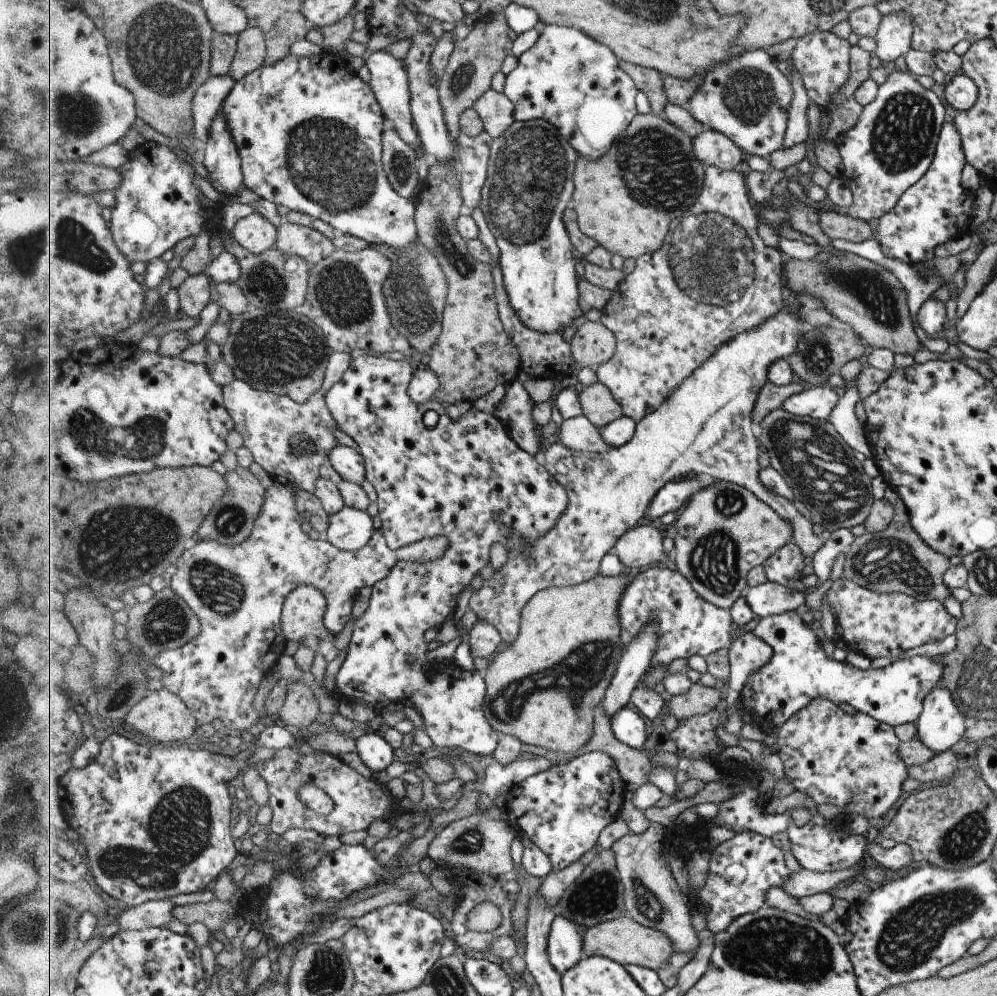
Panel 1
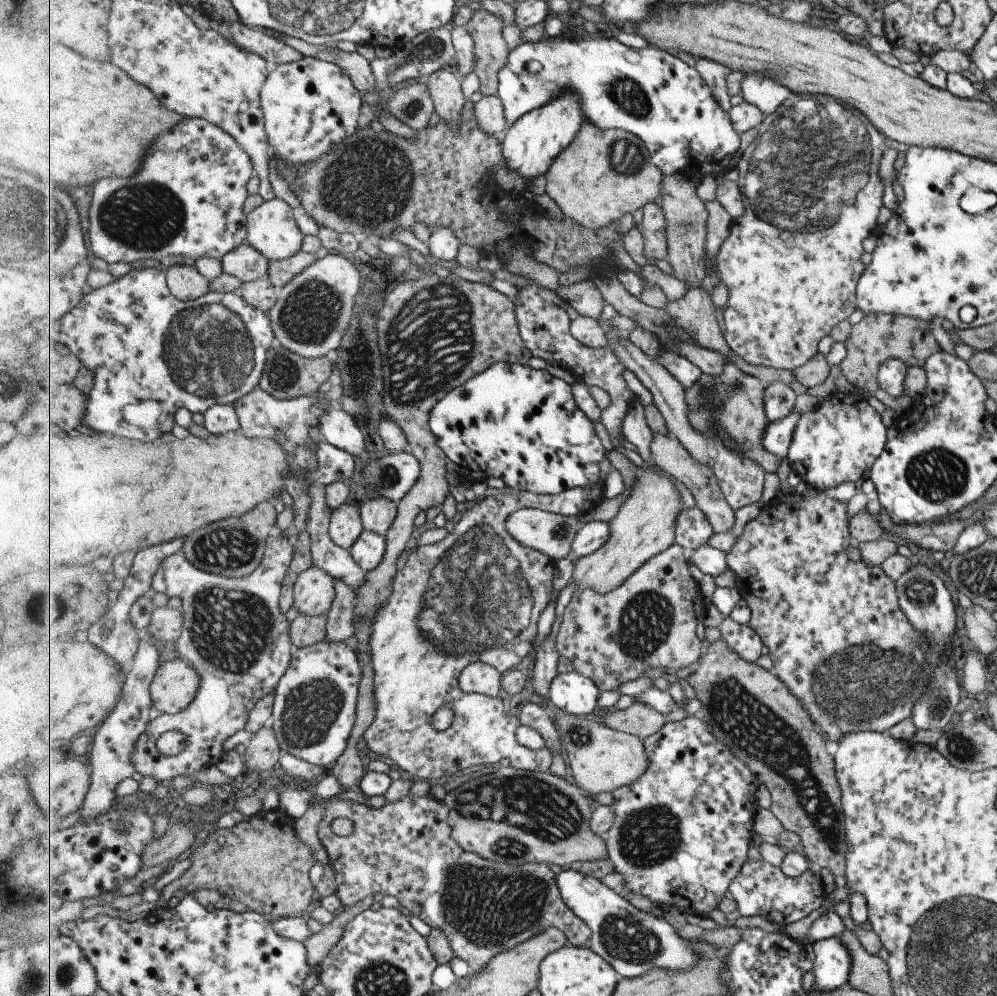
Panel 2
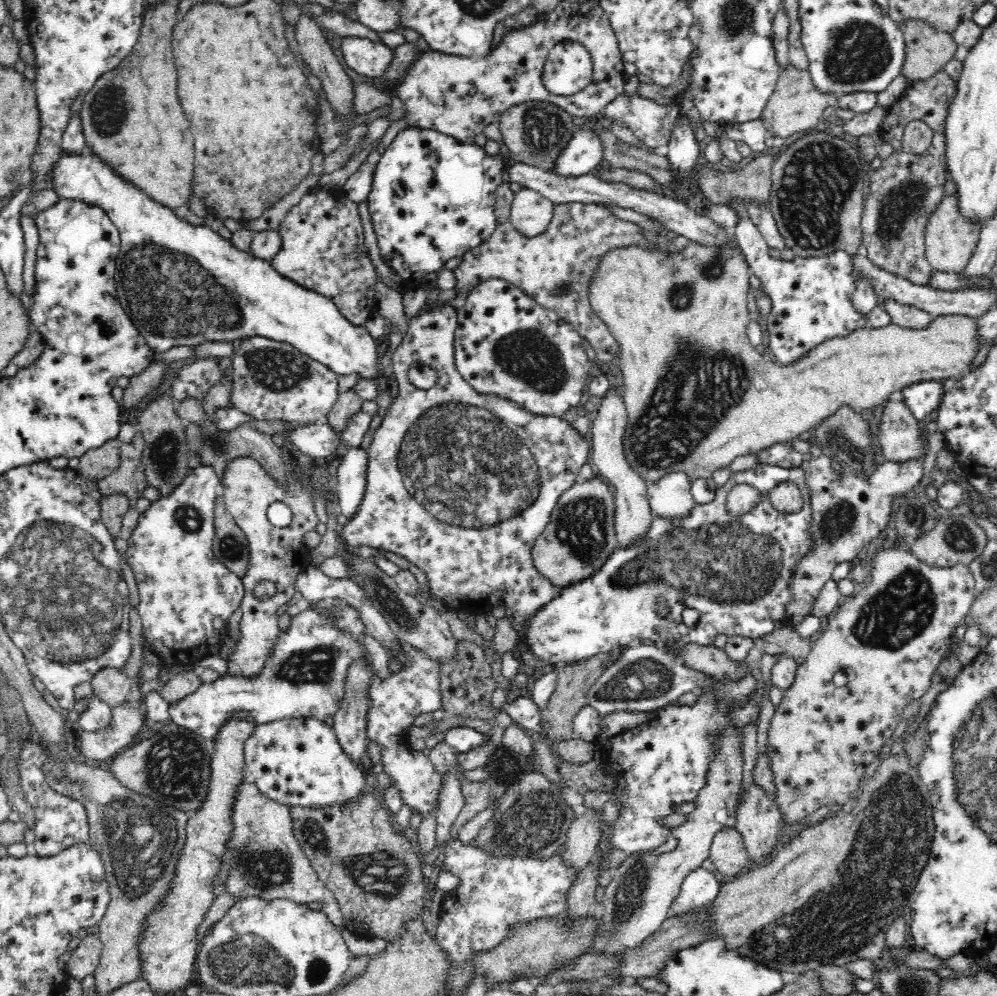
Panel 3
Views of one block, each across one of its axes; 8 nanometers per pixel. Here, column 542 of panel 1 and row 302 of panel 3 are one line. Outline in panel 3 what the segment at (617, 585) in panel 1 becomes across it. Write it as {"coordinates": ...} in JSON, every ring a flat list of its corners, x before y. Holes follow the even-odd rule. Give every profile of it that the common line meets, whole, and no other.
{"coordinates":[[689,241,687,248,682,253,667,252,662,249,656,253,644,251,642,247,629,247,610,252,602,262,599,272,595,275,593,286,590,288,589,300,596,315,608,325,612,335,618,341,620,351,619,368,624,377,624,402,627,410,627,423,623,430,622,446,623,455,631,470,636,472,642,480,654,483,664,475,674,472,683,472,690,482,698,478,712,478,716,470,726,468,738,456,748,456,761,451,769,445,782,441,790,441,802,432,819,425,823,420,834,416,842,406,851,408,856,413,862,410,873,410,884,400,888,400,890,394,902,391,908,384,918,384,924,381,949,381,960,379,966,371,970,370,970,364,976,356,980,346,975,341,976,320,970,316,938,315,928,328,914,329,904,328,898,325,876,327,860,327,847,335,826,337,803,355,793,360,793,363,778,364,771,362,761,351,761,348,753,346,746,335,746,328,750,323,747,297,749,291,750,269,741,248,725,247,724,249,712,249,704,247,698,242]]}

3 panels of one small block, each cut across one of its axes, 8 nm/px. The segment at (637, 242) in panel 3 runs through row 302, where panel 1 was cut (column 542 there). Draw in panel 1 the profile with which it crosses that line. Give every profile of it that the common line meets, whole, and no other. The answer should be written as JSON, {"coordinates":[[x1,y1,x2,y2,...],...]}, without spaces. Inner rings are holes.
{"coordinates":[[789,296,789,301,783,310,767,322,754,330,747,330,733,340,723,344,707,362,703,362,658,410,649,414,643,421,637,422,637,429,633,440,623,447,616,447,609,452,595,453,590,451,577,451,567,448,561,440,555,441,541,456,544,466,555,476,562,486,566,487,570,502,567,504,566,514,559,518,558,525,550,533,545,534,539,541,531,542,523,538,523,546,519,542,509,542,506,550,507,561,501,568,495,570,493,575,478,582,473,589,468,608,471,609,478,620,493,624,502,640,513,645,522,629,522,611,539,591,553,587,578,586,581,582,593,580,600,573,603,558,615,549,617,540,623,534,637,526,637,522,647,515,647,510,654,502,655,496,669,482,682,481,685,478,707,474,716,481,730,481,740,486,745,486,759,496,763,502,773,506,787,522,795,526,794,542,802,548,805,556,815,555,815,550,823,546,825,533,815,534,815,526,795,508,795,504,781,496,779,492,769,490,763,486,760,473,762,470,759,458,763,452,760,440,756,438,751,426,754,423,754,410,758,405,759,394,767,385,770,378,770,368,775,362,791,358,799,350,799,342,806,333,807,327,800,314,800,305]]}

